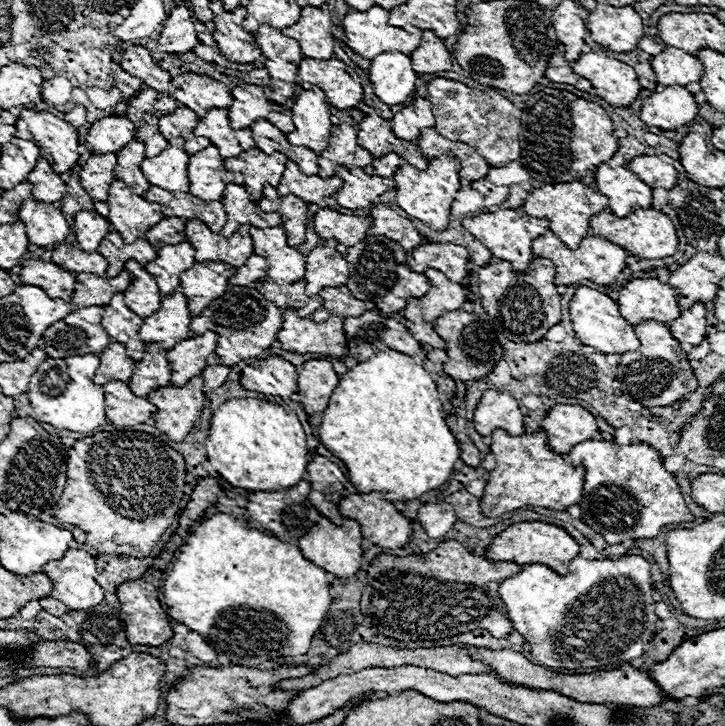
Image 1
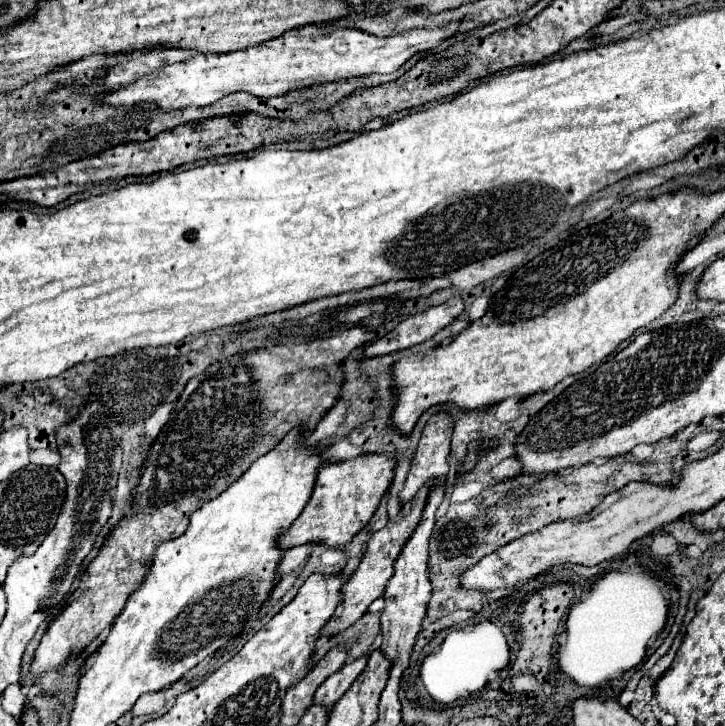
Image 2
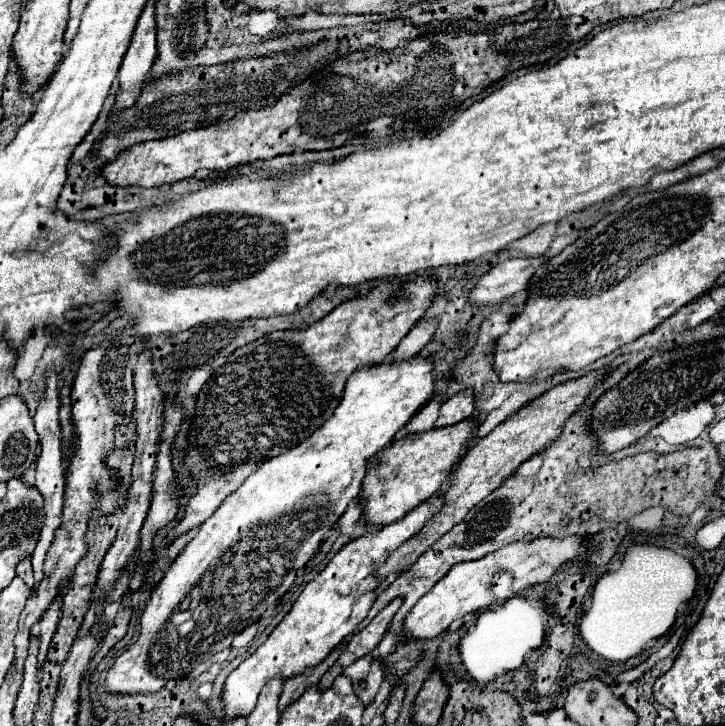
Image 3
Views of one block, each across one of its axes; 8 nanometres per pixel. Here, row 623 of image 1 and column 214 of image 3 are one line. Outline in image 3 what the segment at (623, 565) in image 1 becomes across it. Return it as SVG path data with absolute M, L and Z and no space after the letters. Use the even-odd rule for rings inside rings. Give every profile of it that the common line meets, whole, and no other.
M416 354L400 364L384 362L374 368L358 368L348 378L334 414L302 444L264 462L238 492L232 492L222 502L170 564L150 594L140 618L138 640L118 656L106 672L106 692L112 696L156 692L164 688L168 680L184 678L214 654L230 648L234 636L258 622L260 616L290 590L296 572L318 552L324 534L334 528L348 502L358 496L366 462L380 452L384 444L392 442L394 434L430 400L432 388L432 362L424 354Z

